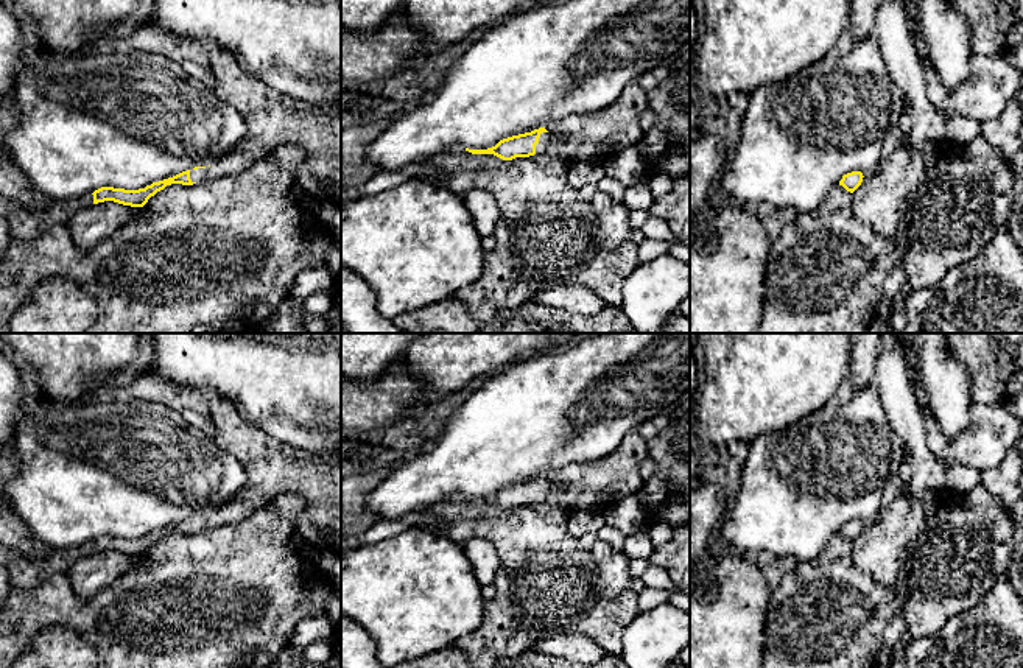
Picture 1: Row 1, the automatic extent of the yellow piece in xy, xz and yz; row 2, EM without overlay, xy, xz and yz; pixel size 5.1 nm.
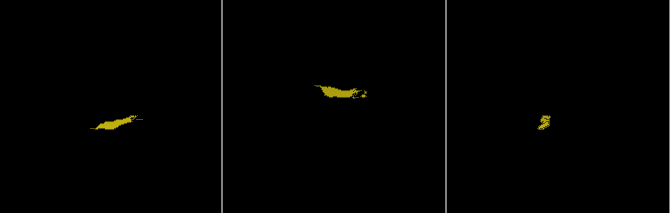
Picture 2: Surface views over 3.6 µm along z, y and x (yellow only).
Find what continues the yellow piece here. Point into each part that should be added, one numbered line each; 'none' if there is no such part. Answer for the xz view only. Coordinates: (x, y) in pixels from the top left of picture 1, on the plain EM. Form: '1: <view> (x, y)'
1: xz (545, 489)
2: xz (457, 506)

